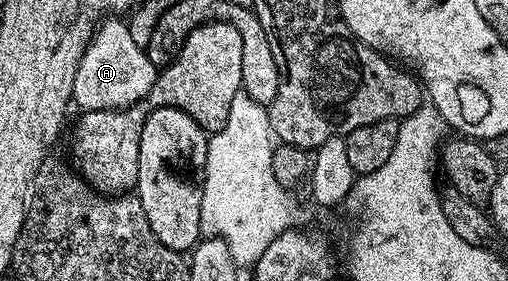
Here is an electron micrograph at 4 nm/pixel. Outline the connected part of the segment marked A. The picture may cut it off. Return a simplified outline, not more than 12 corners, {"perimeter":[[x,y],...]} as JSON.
{"perimeter":[[101,19],[76,68],[79,111],[124,110],[158,78],[129,25]]}

